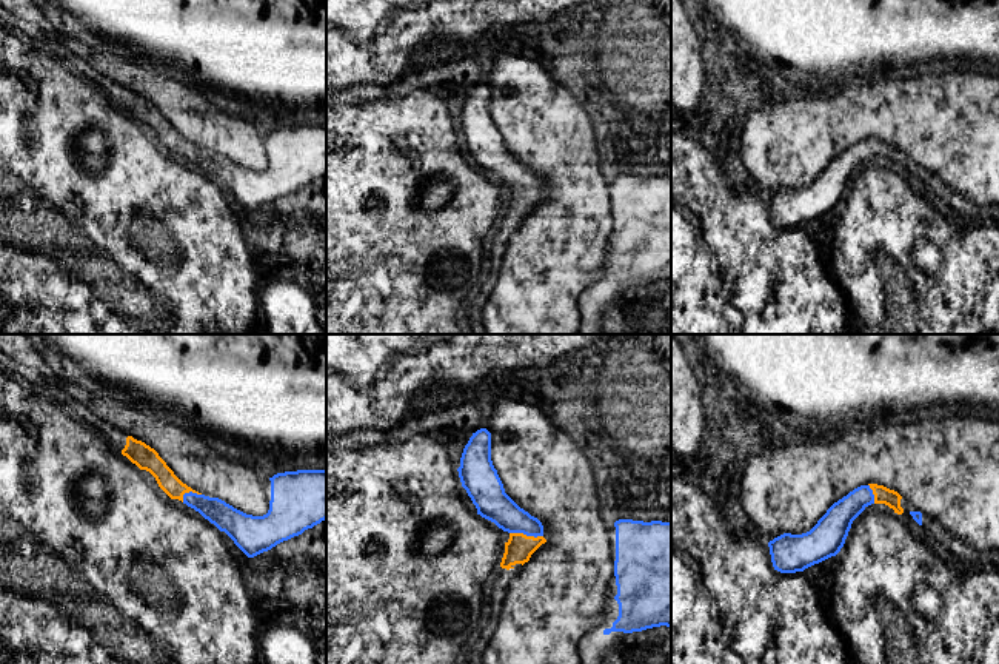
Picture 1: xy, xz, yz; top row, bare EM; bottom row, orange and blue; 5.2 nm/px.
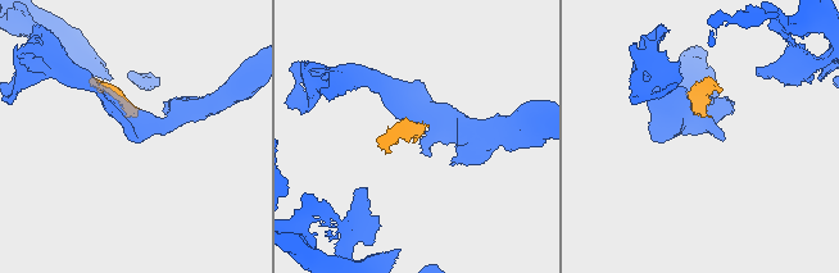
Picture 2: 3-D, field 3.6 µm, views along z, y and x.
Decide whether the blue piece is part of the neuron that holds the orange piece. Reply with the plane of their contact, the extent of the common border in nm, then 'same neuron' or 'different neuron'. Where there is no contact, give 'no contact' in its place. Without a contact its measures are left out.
xz | 180 nm | same neuron

